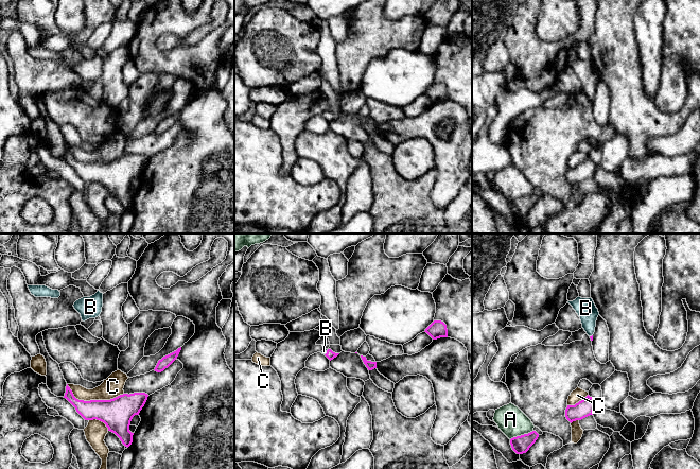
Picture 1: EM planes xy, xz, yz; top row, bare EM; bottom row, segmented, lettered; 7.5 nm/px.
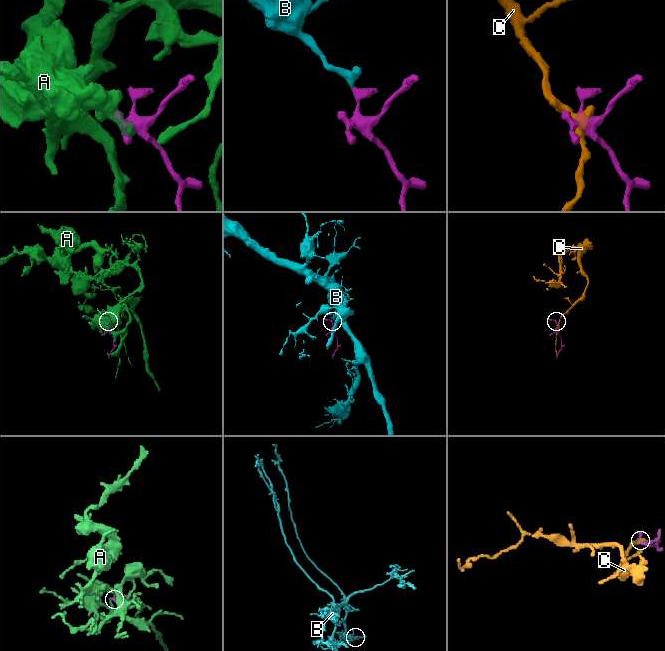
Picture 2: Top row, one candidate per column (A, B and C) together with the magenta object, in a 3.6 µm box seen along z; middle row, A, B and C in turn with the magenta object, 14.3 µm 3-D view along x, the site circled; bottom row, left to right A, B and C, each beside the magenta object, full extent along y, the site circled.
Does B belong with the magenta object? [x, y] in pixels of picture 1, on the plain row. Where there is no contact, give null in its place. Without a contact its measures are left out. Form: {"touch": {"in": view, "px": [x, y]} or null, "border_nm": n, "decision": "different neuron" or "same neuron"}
{"touch": {"in": "xz", "px": [327, 115]}, "border_nm": 50, "decision": "same neuron"}

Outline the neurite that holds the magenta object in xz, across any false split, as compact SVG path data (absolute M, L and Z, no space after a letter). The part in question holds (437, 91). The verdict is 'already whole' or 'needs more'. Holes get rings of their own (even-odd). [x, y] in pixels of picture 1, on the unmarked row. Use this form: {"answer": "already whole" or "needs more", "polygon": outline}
{"answer": "already whole", "polygon": "M434 83L425 93L433 102L448 100L447 87L441 83Z"}

